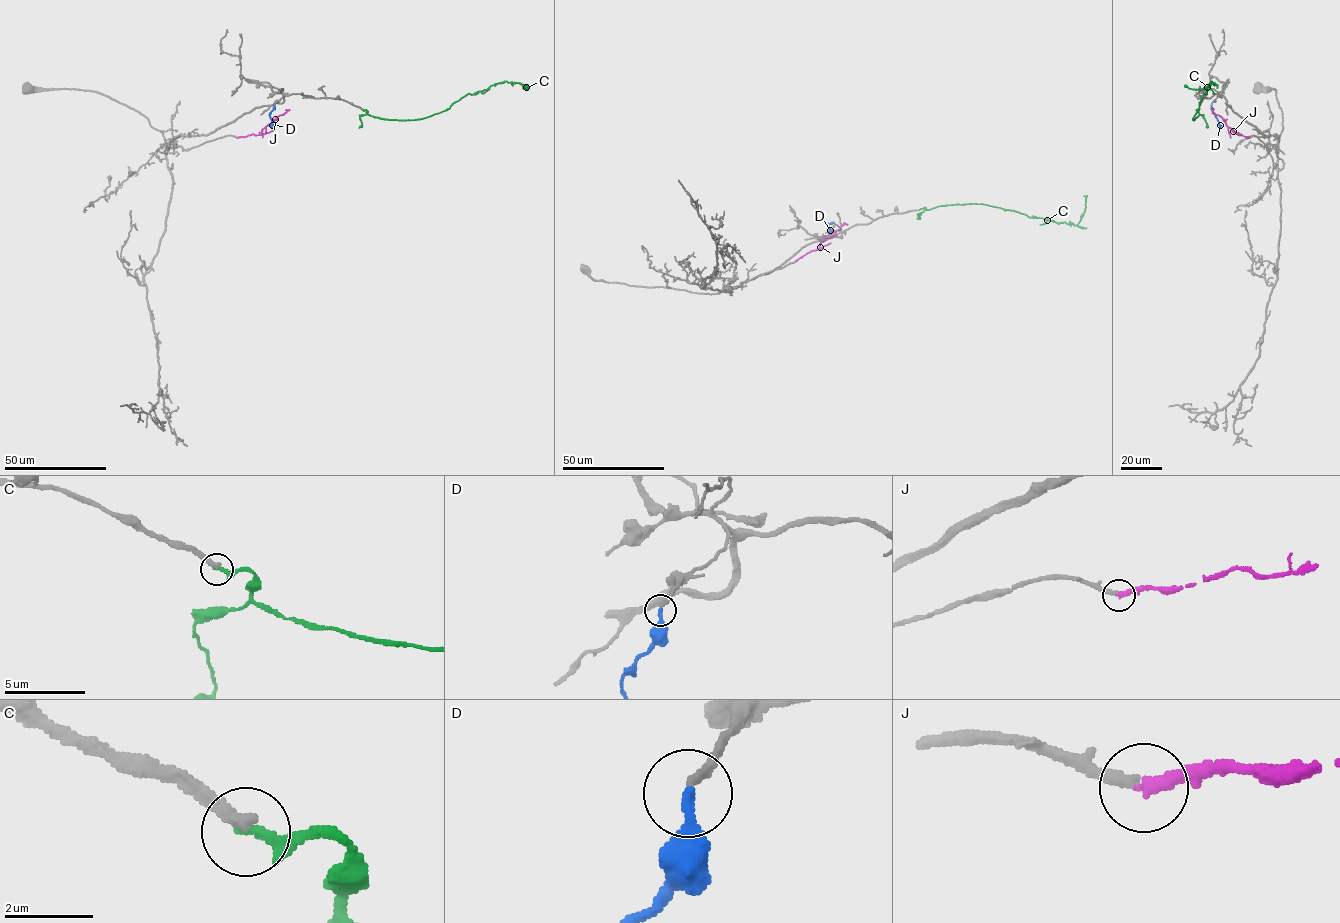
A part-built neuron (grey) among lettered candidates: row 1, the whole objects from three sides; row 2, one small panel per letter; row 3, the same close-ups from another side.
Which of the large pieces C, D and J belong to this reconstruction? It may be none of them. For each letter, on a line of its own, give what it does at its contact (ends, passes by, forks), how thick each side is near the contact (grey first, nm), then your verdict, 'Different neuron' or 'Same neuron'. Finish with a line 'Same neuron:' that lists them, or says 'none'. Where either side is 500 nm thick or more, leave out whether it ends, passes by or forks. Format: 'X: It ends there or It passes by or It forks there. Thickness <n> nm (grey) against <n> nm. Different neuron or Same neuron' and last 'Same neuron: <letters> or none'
C: It ends there. Thickness 280 nm (grey) against 240 nm. Different neuron
D: It ends there. Thickness 190 nm (grey) against 240 nm. Same neuron
J: It ends there. Thickness 240 nm (grey) against 280 nm. Same neuron
Same neuron: D, J

